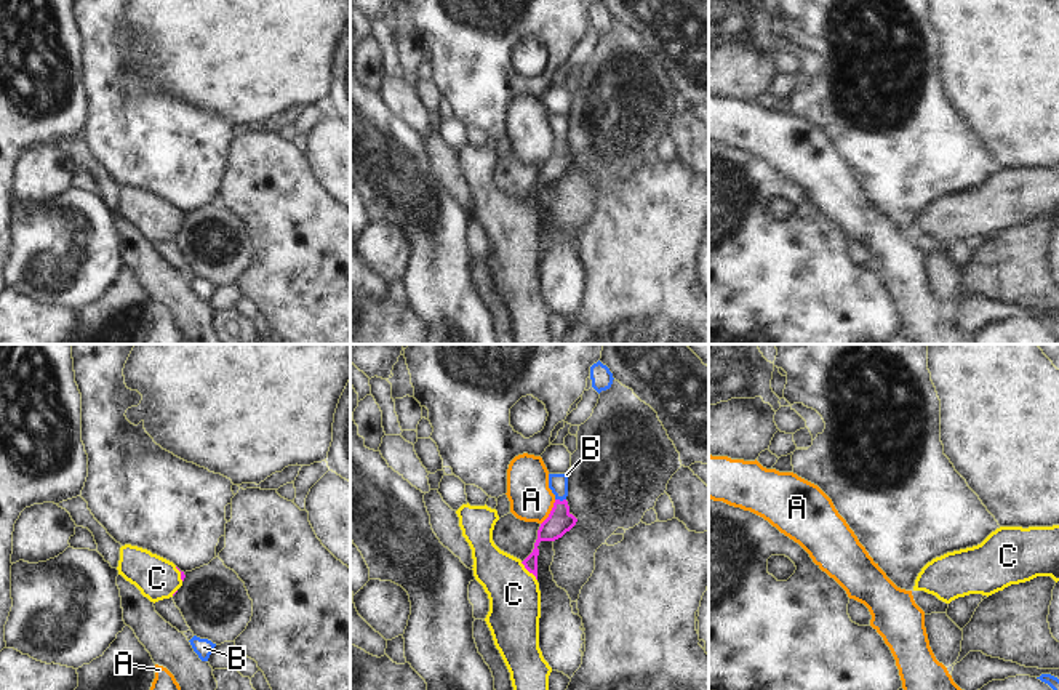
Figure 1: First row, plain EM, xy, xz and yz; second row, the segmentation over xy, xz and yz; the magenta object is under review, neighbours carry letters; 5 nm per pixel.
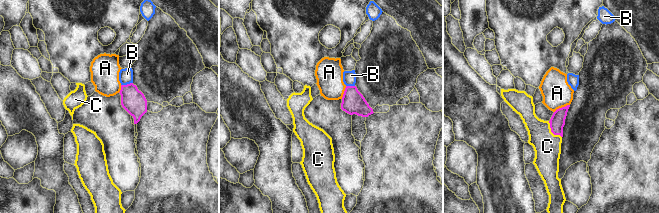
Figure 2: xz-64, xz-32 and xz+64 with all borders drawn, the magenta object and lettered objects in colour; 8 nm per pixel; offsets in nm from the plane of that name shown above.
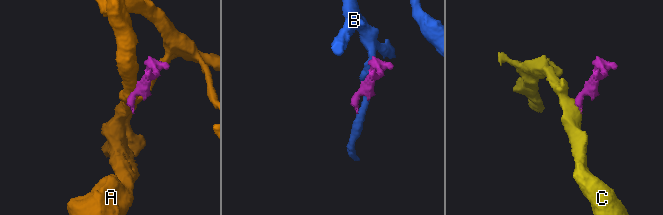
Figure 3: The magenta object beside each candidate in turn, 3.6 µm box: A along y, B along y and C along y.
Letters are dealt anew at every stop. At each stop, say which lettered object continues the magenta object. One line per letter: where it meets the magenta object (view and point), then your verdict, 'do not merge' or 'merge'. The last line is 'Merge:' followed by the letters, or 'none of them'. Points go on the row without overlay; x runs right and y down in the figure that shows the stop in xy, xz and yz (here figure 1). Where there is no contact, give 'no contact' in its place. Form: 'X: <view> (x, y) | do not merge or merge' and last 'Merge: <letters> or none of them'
A: xz (551, 154) | do not merge
B: xz (559, 141) | do not merge
C: xz (530, 213) | merge
Merge: C

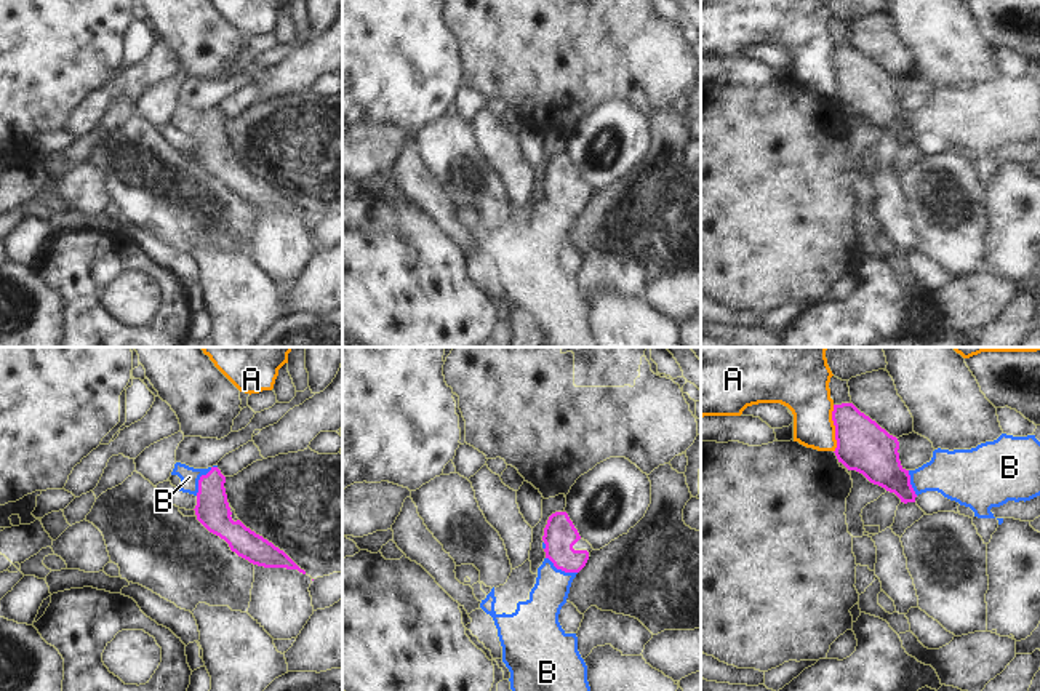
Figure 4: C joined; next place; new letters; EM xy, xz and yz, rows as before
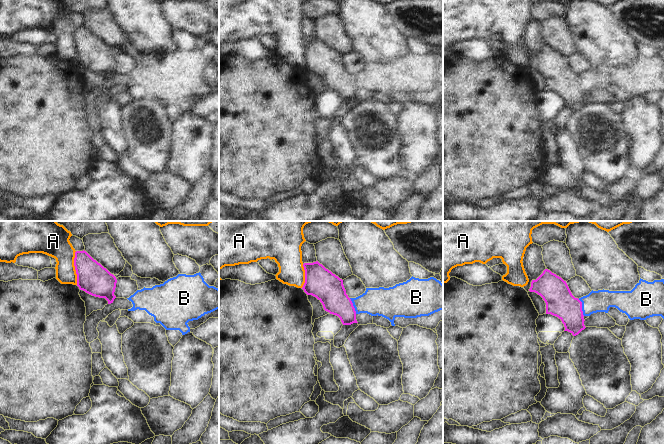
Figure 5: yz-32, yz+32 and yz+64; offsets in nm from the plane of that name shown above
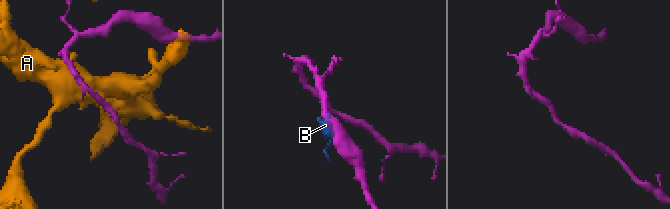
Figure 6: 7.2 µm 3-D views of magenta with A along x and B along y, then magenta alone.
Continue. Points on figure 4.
A: yz (836, 71) | do not merge
B: xy (200, 120) | merge
Merge: B

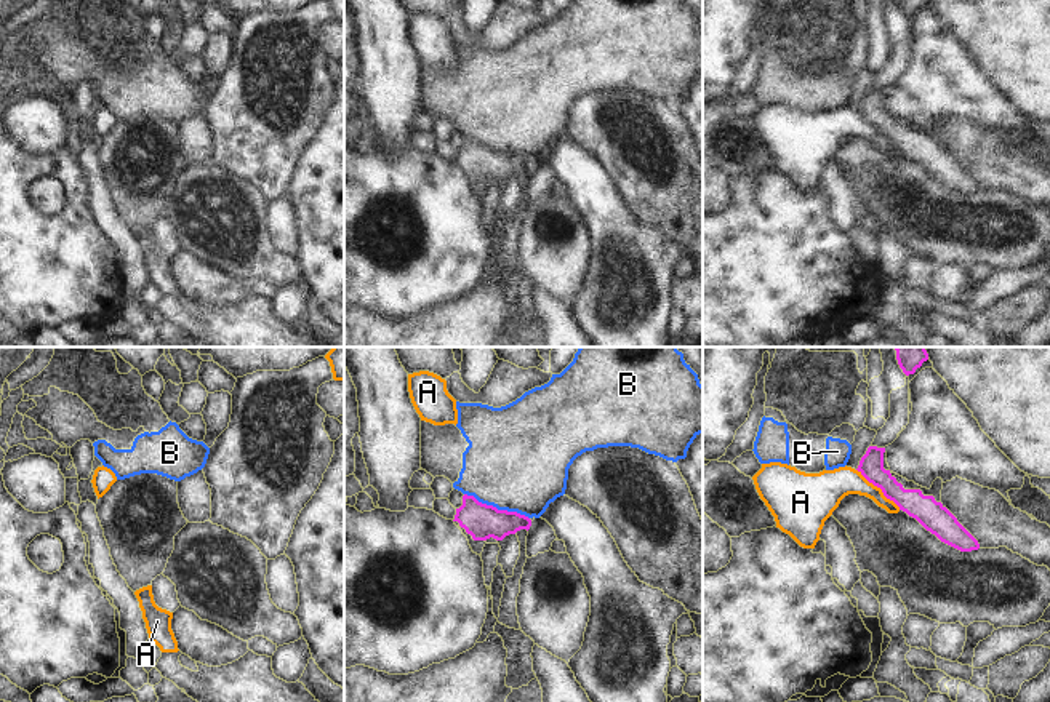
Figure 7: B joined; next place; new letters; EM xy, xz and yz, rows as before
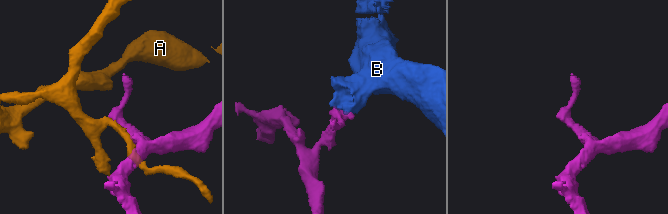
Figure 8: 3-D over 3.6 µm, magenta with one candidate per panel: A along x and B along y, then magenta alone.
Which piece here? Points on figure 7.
A: yz (879, 128) | do not merge
B: xz (495, 149) | do not merge
Merge: none of them

